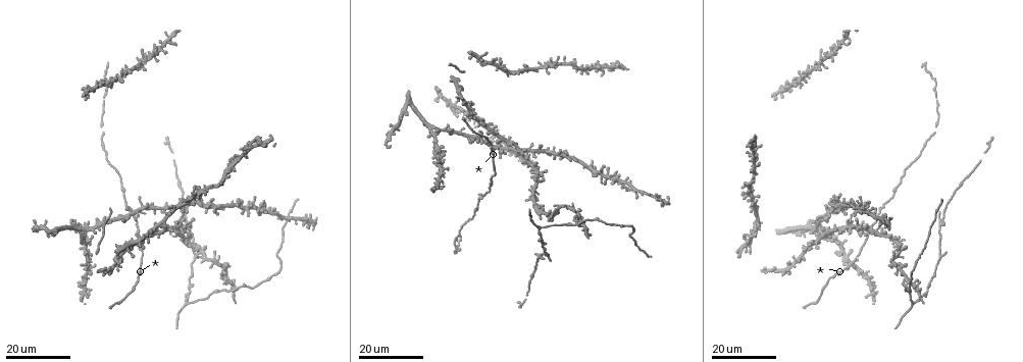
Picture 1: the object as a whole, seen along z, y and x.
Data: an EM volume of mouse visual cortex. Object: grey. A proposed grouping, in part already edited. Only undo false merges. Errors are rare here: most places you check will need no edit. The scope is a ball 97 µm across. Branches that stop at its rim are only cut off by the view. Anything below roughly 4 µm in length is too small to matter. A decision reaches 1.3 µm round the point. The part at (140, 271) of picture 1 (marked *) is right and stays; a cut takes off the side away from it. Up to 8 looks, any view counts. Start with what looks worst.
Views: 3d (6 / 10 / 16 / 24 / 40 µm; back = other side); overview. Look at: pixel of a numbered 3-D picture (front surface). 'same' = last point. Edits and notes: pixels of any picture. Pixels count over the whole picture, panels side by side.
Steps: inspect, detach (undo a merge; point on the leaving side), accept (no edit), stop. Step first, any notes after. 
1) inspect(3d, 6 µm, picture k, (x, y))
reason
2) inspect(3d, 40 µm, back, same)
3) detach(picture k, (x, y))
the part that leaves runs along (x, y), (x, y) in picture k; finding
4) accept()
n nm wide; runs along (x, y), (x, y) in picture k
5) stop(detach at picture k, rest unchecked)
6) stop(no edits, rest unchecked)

inspect(3d, 24 µm, picture 1, (185, 301))
three arms meet

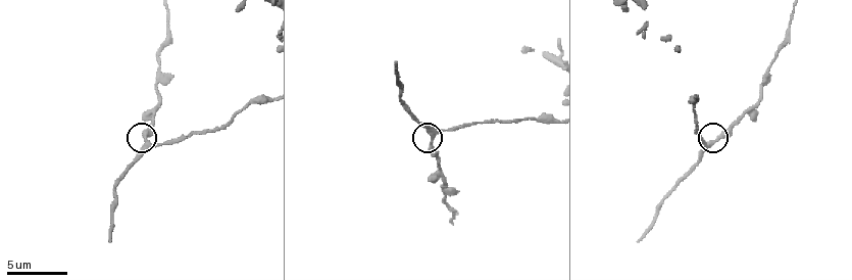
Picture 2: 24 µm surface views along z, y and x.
inspect(3d, 6 µm, picture 2, (712, 141))

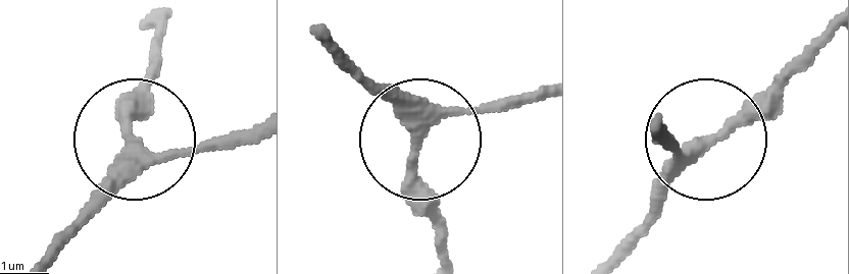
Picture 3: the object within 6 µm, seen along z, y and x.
accept()
runs along (253, 124), (180, 152), (136, 148), (62, 233) in picture 3; all the same cell

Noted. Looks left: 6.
inspect(3d, 16 µm, picture 1, (240, 286))
two arms in line, one across

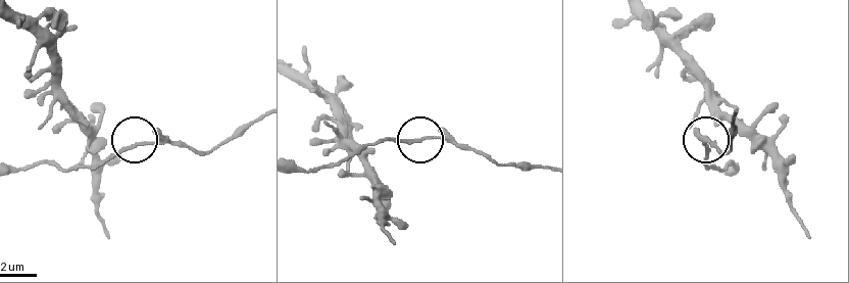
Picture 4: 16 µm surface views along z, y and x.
inspect(3d, 10 µm, picture 4, (432, 138))

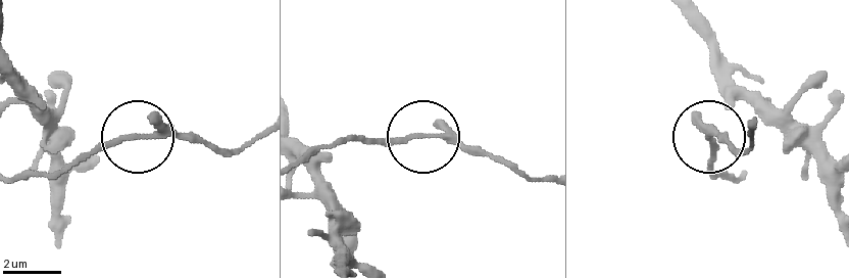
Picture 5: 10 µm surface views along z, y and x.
accept()
160 nm wide; runs along (16, 177), (127, 140), (197, 133) in picture 5; all the same cell

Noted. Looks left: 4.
inspect(3d, 16 µm, picture 1, (581, 226))
branch point

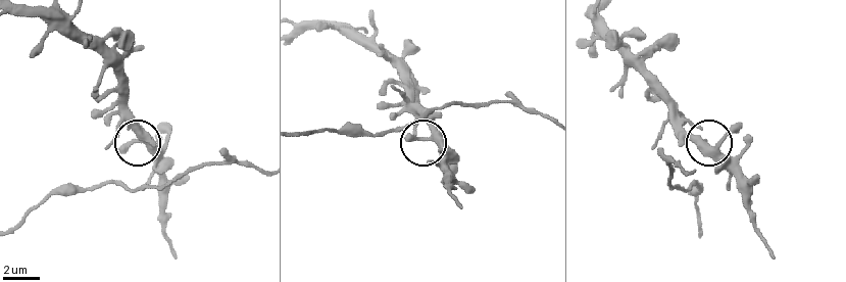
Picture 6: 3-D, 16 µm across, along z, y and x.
inspect(3d, 10 µm, picture 6, (702, 143))

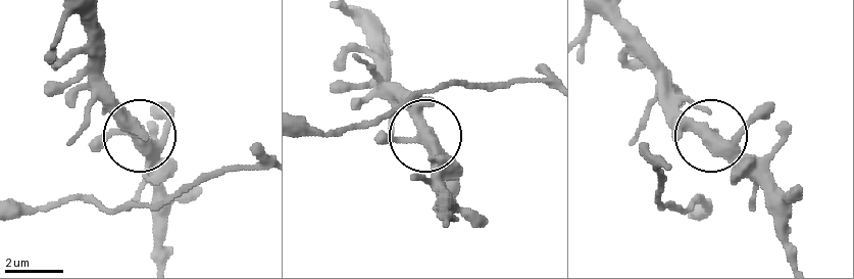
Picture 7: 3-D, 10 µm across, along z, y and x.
accept()
340 nm wide; runs along (354, 15), (454, 196) in picture 7; one cell here

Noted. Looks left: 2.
inspect(3d, 16 µm, picture 1, (528, 164))
looks like a crossing

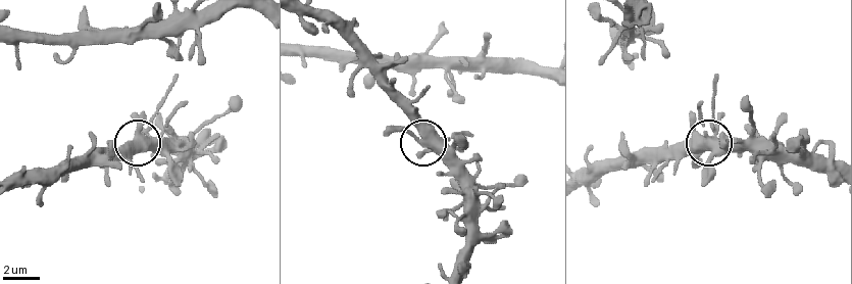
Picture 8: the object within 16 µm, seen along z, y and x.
inspect(3d, 6 µm, picture 8, (713, 131))

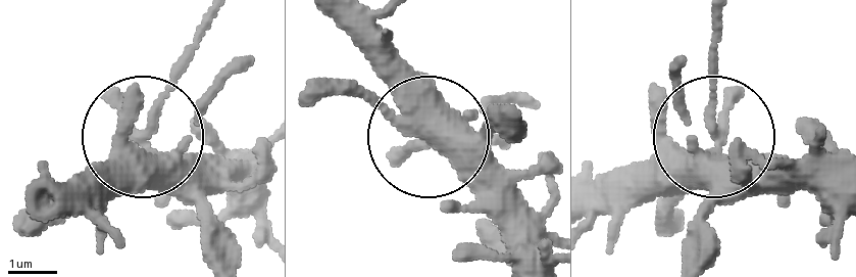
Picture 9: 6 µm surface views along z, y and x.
accept()
side arm 82 µm; all the same cell

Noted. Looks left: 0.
stop(no edits, rest unchecked)

